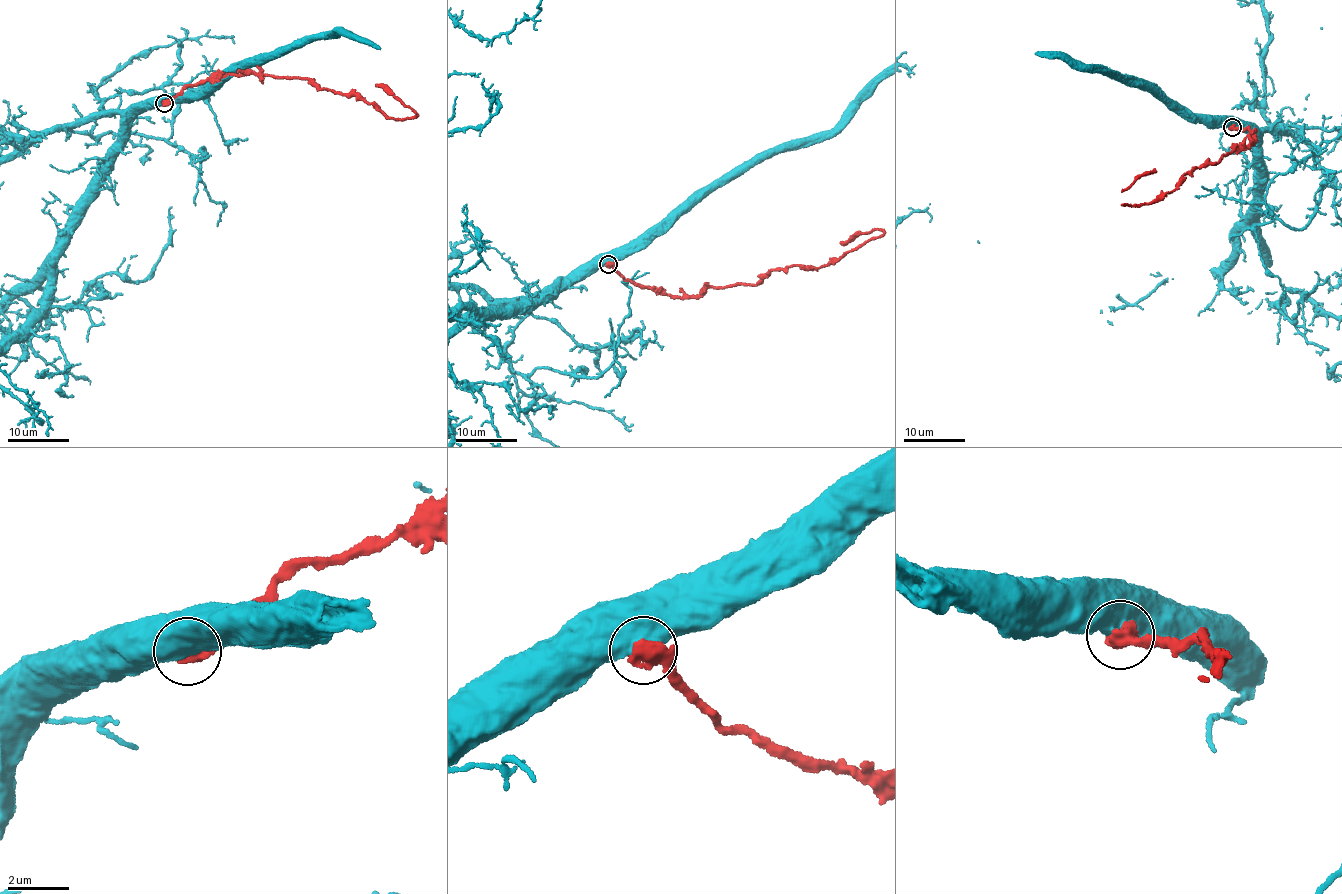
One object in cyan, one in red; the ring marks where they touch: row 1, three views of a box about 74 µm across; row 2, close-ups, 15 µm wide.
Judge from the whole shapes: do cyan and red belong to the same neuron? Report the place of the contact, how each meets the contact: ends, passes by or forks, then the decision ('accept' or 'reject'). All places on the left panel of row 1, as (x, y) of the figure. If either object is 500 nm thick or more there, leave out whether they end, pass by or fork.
place (164, 103); reject

